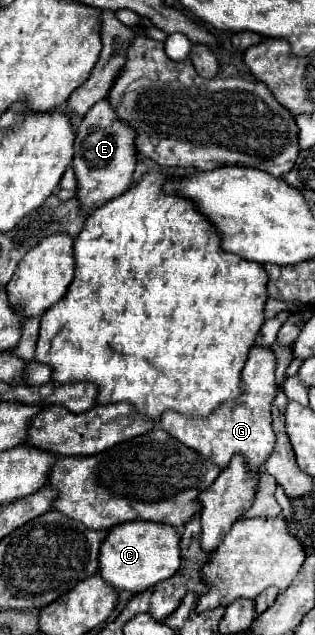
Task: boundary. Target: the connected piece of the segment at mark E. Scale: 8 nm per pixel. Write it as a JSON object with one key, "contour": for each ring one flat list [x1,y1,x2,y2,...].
{"contour":[[107,100,97,102,81,120,75,138,75,156,73,170,77,174,77,194,79,210,89,214,95,206,103,206,111,198,121,196,121,192,129,190,131,176,135,172,135,146,133,146,133,130,129,130,117,114,111,110]]}

